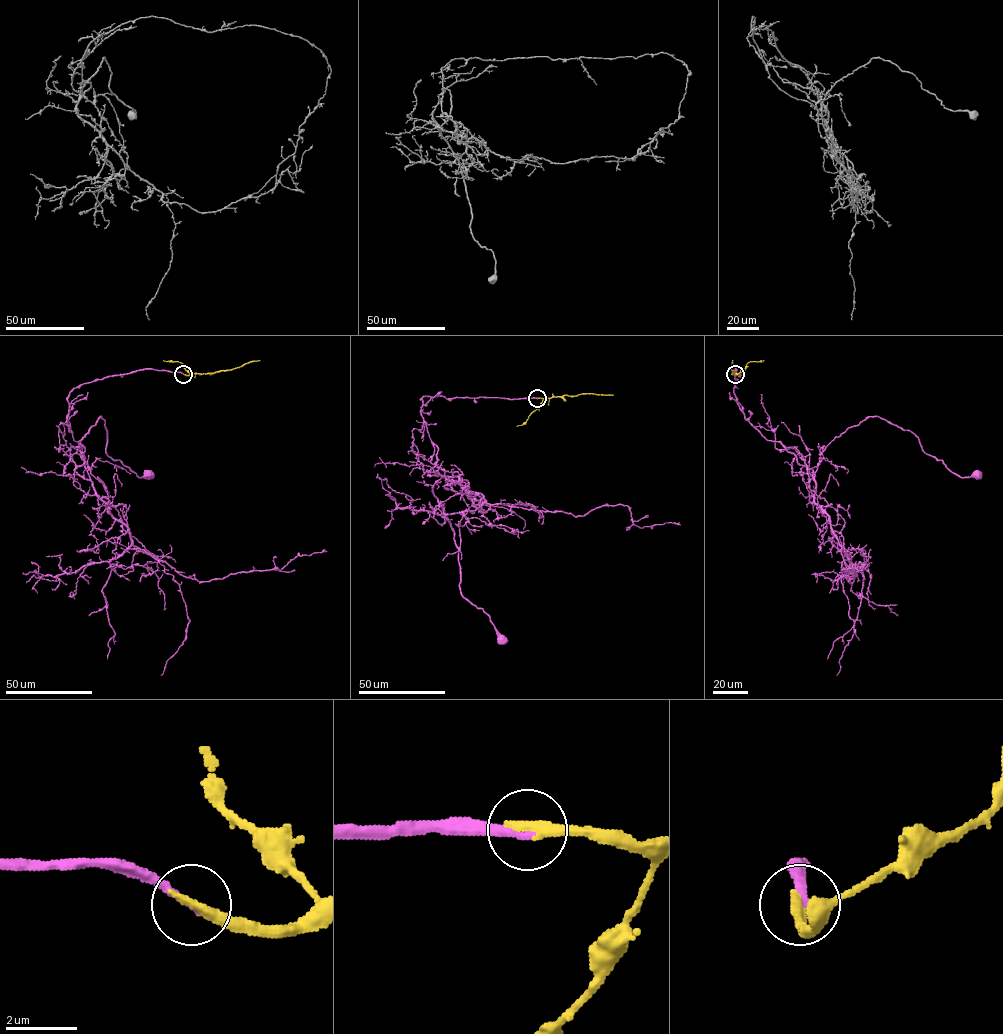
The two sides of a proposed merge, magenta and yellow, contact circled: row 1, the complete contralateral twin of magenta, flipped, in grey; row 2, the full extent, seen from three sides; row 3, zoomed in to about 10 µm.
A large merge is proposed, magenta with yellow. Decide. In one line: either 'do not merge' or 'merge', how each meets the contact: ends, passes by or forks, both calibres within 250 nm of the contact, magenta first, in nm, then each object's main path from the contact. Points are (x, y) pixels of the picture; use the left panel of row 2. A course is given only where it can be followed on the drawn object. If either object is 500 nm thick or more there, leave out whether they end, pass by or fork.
merge; magenta ends there; yellow ends there; 240 nm thick on the magenta side, 340 nm on the other; magenta runs (184, 374), (109, 376), (68, 398), (83, 477), (79, 442), (100, 416), (107, 455), (139, 477), (148, 473); yellow runs (184, 374), (215, 373), (260, 360)

